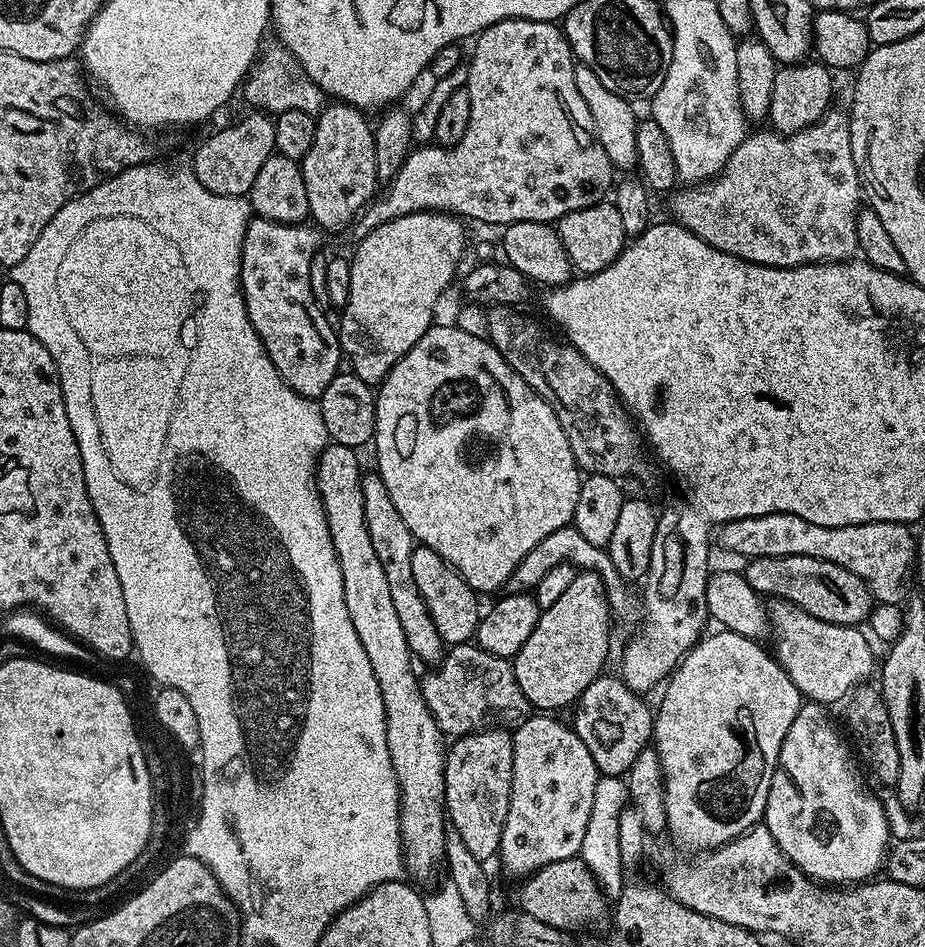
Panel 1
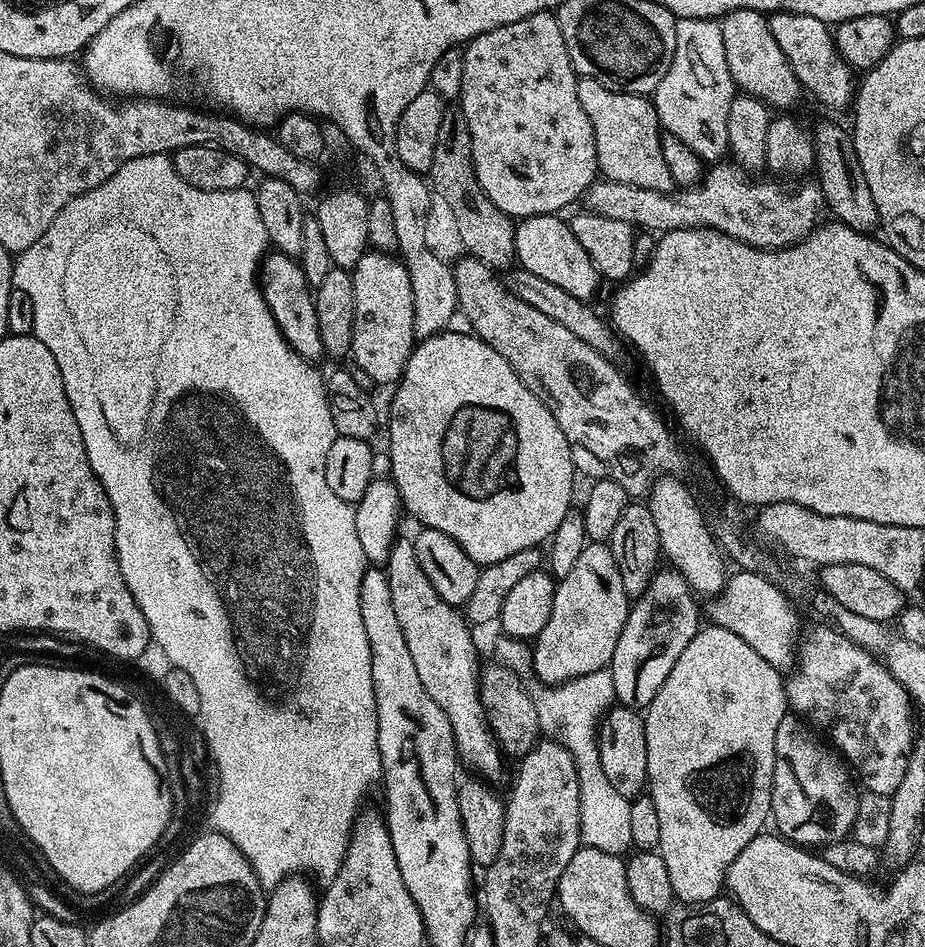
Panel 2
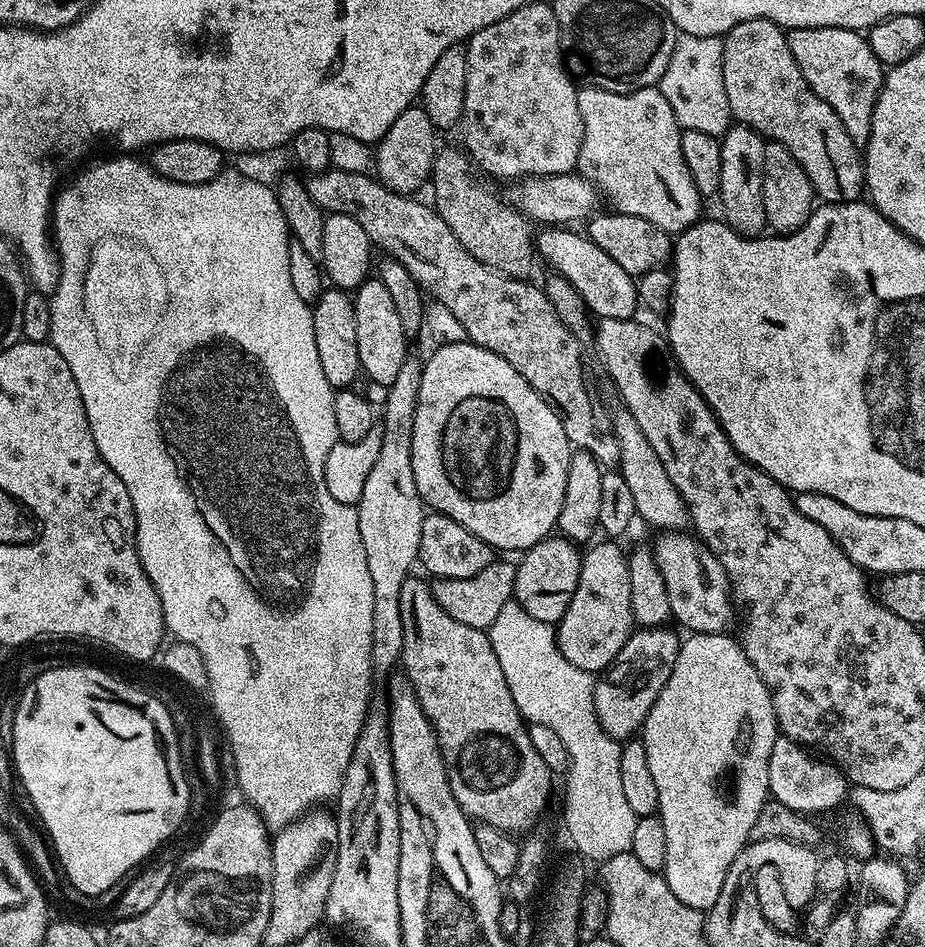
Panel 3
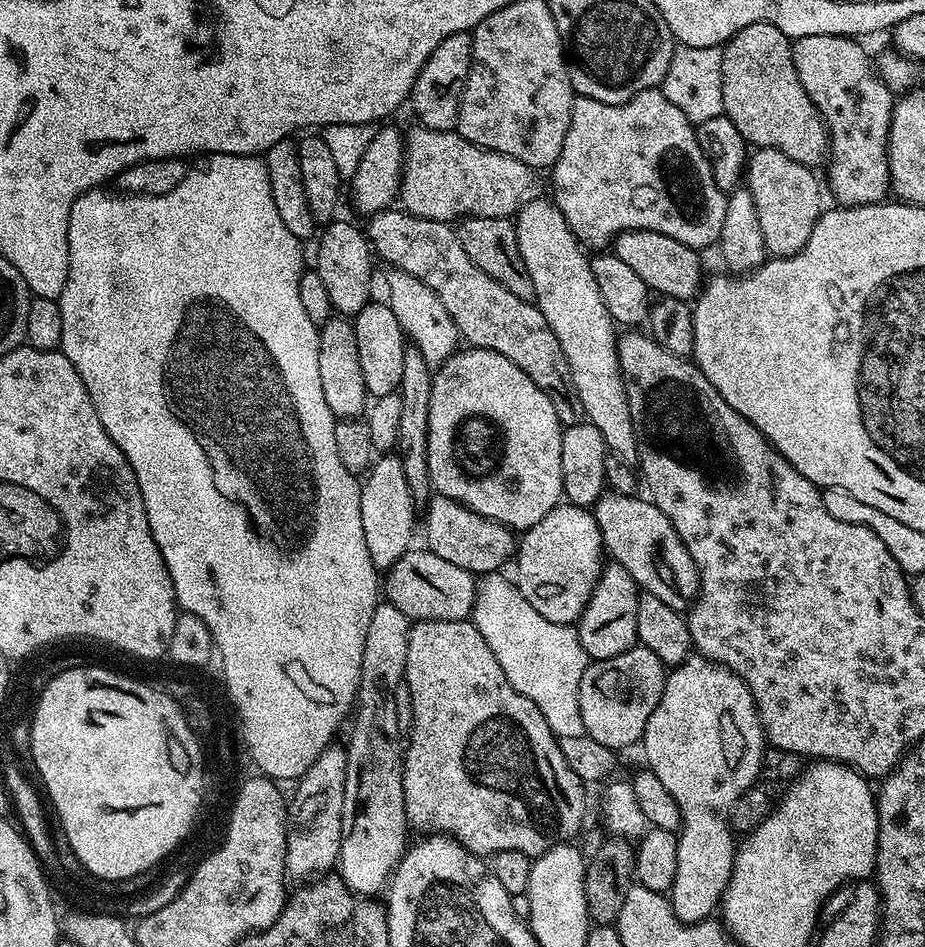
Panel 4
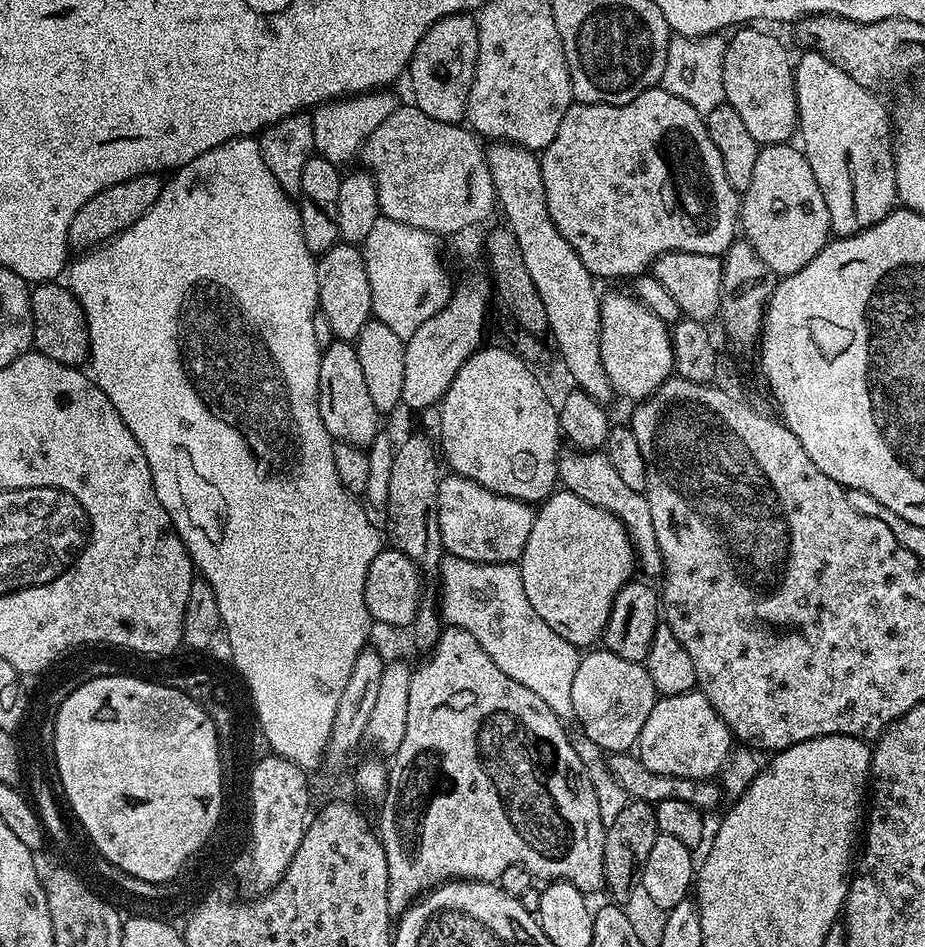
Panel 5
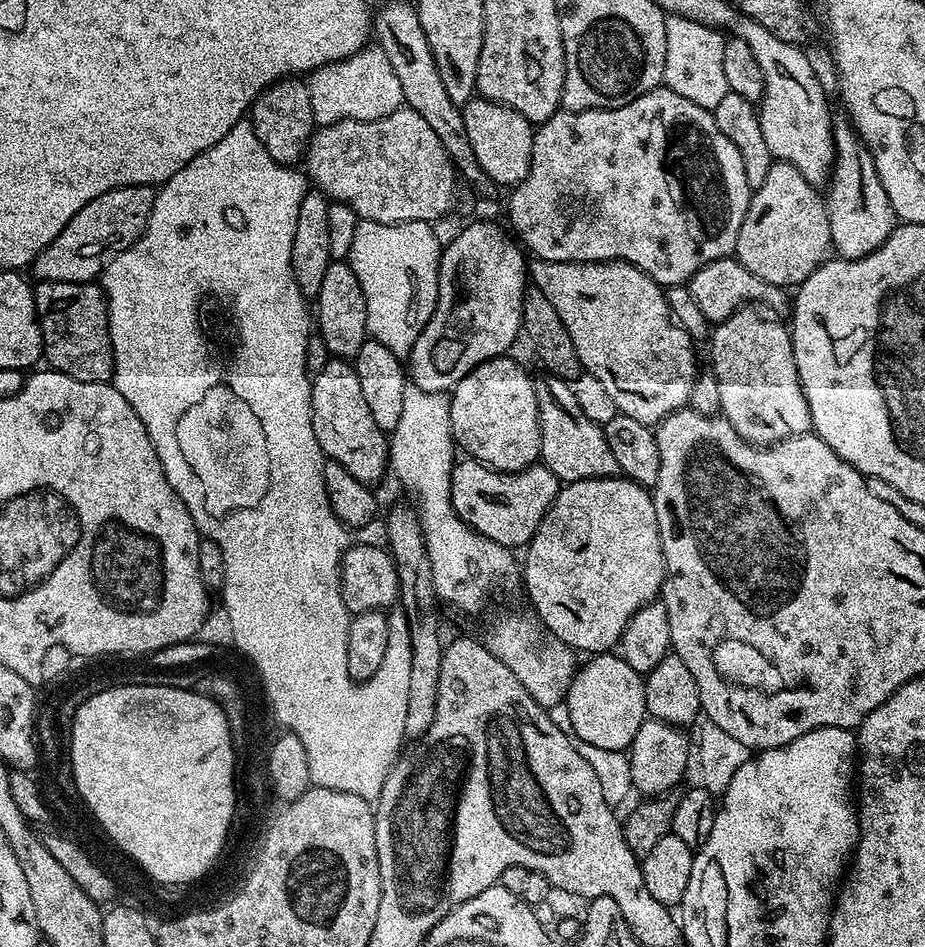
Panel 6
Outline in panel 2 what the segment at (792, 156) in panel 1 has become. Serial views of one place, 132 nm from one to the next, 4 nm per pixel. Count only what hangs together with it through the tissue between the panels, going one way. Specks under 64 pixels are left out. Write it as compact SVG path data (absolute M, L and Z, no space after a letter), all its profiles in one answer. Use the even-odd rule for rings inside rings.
M713 163L698 186L671 192L646 190L626 182L600 178L588 187L587 207L606 218L618 218L618 222L626 222L653 234L673 232L679 228L713 228L755 248L789 248L816 231L821 223L820 211L826 208L819 183L804 184L794 189L792 196L787 196L774 181L755 180L752 177L755 175L739 164L724 163Z

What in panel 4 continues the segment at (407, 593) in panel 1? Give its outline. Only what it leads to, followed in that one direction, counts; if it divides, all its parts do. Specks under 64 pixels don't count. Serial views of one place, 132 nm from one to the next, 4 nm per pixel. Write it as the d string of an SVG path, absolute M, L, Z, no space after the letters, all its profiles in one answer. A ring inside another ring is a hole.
M471 619L467 620L418 620L408 629L408 645L406 646L406 670L404 683L410 690L412 703L412 737L407 737L404 757L404 809L409 829L420 831L420 834L447 834L458 841L469 854L481 858L491 858L502 850L518 850L530 857L541 856L559 844L575 841L580 832L580 823L584 820L584 781L566 766L566 758L562 758L562 750L558 737L546 726L546 718L542 718L542 710L526 698L526 694L518 694L514 686L502 674L502 666L498 666L498 658L494 658L494 650L486 646L486 638Z

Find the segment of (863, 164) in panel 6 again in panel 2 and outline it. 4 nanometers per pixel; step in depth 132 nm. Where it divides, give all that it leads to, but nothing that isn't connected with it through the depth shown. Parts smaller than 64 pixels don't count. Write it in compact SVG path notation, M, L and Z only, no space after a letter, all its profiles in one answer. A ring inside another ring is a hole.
M773 12L768 16L770 34L782 46L782 54L786 54L788 64L794 70L805 89L809 88L828 108L844 108L853 103L858 84L852 75L854 69L846 63L836 49L836 37L833 29L810 14L797 12Z

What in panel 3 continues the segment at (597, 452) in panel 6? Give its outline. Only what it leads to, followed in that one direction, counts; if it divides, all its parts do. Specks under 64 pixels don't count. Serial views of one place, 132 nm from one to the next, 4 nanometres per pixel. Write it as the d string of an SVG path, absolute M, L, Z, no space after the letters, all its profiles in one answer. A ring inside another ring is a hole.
M661 531L654 543L658 570L662 570L662 582L666 582L666 595L670 598L672 620L694 632L727 633L734 616L732 589L728 575L713 552L685 531Z

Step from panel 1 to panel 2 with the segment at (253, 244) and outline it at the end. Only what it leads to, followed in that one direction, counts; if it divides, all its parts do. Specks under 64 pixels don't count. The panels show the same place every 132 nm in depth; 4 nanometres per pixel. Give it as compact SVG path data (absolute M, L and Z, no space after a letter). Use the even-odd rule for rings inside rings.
M279 250L269 251L262 261L258 283L264 294L264 301L274 314L289 346L307 361L319 361L319 356L323 357L326 352L324 334L320 327L320 315L316 309L313 289L306 286L304 268L299 259Z

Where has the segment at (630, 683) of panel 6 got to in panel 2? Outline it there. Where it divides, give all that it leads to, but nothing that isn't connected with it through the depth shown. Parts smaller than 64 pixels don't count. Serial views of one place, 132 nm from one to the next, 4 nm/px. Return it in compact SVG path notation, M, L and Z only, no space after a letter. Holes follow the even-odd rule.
M664 570L657 571L646 591L635 597L634 603L628 609L622 638L618 638L618 646L614 646L610 665L614 678L614 690L616 700L625 708L647 709L648 704L654 702L654 694L658 694L658 690L662 690L662 682L666 682L670 670L674 670L674 662L678 662L682 650L686 650L686 646L690 646L692 639L700 633L702 608L696 605L697 597L689 587L687 580L672 576L667 576Z

